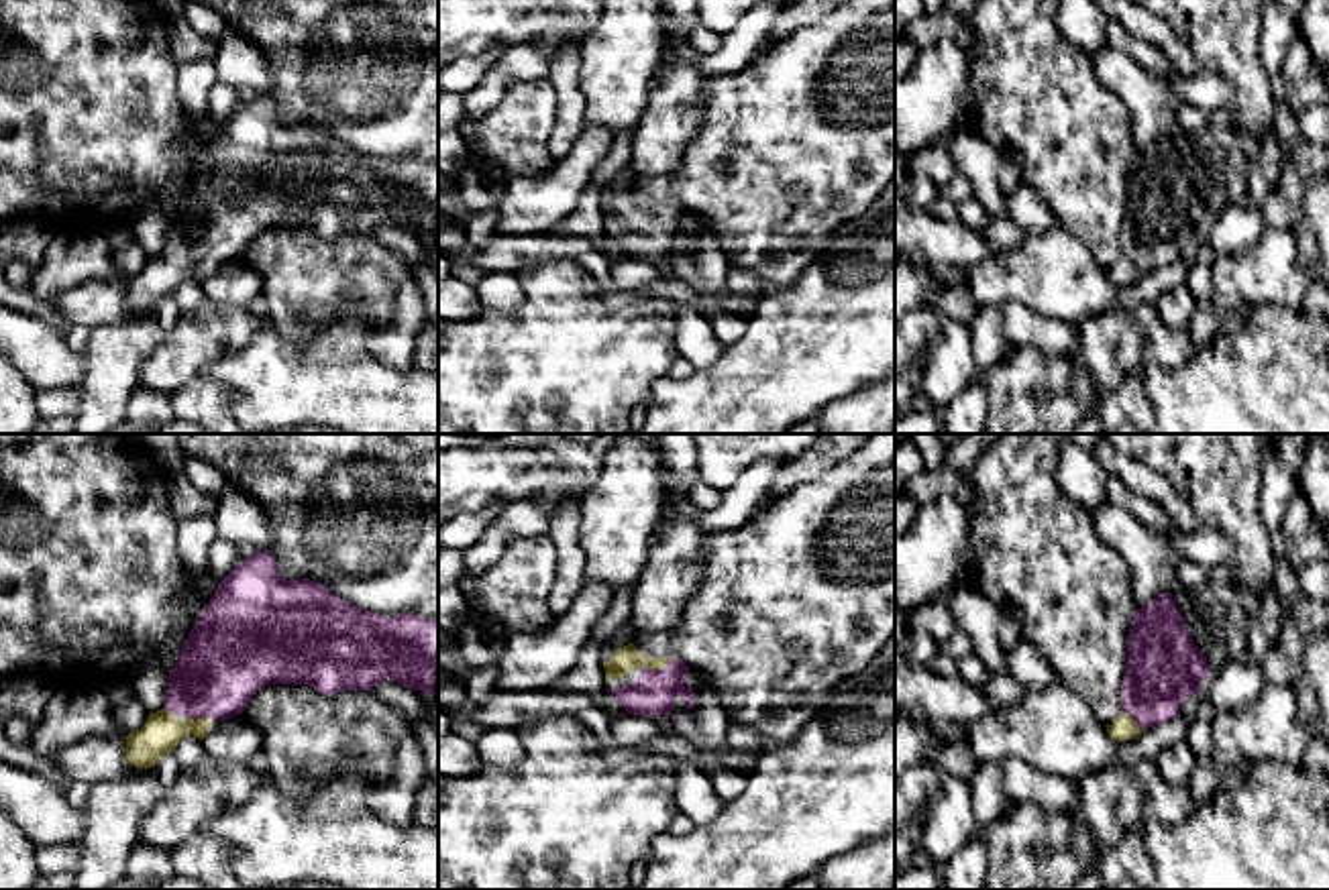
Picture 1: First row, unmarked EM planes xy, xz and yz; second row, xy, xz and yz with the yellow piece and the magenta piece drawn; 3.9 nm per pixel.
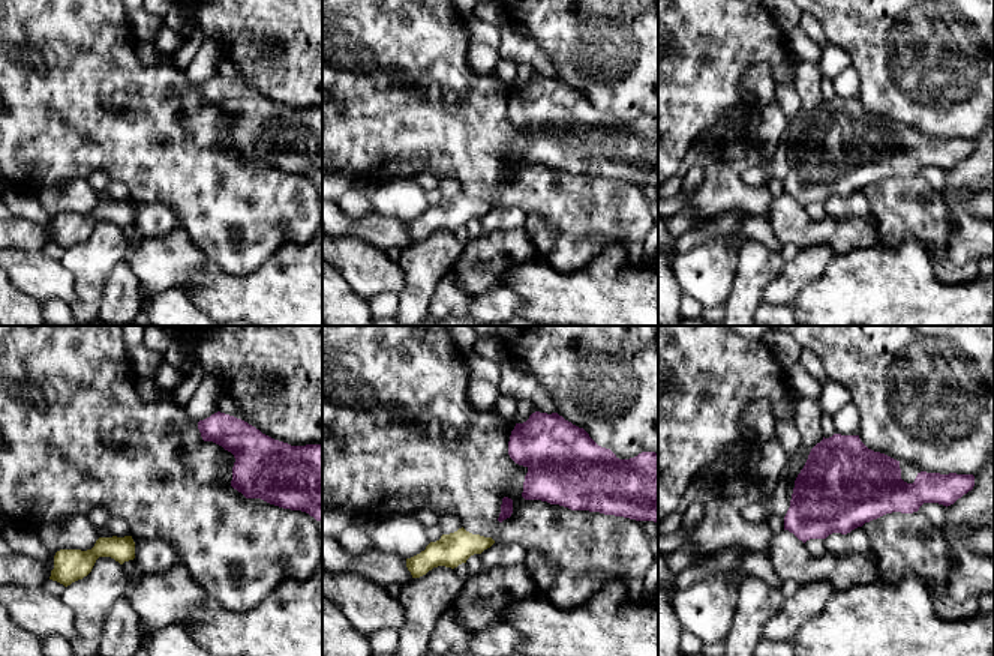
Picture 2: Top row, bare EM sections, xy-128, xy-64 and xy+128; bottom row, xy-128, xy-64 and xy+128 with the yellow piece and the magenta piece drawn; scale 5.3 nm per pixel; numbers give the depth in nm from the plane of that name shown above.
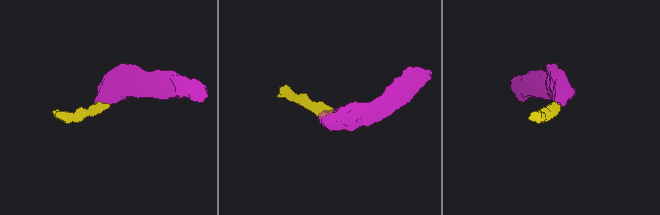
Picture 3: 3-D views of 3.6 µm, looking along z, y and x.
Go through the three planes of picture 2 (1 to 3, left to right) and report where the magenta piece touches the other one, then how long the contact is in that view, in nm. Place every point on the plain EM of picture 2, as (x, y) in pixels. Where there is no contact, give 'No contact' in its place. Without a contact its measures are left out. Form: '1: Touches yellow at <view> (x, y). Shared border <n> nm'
1: No contact
2: No contact
3: No contact

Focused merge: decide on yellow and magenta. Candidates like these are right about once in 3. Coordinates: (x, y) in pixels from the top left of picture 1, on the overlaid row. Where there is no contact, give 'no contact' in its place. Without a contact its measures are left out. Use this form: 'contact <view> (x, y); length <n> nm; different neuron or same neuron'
contact xz (657, 669); length 120 nm; same neuron

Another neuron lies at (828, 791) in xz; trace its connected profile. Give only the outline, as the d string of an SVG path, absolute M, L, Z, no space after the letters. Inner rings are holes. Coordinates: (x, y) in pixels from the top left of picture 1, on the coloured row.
M821 709L791 741L768 743L746 790L691 833L660 833L636 890L787 890L832 857L895 829L895 719Z

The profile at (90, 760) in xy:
M126 733L88 737L55 747L47 762L53 772L63 774L73 784L90 786L102 780L122 780L143 770L126 760L124 747Z

